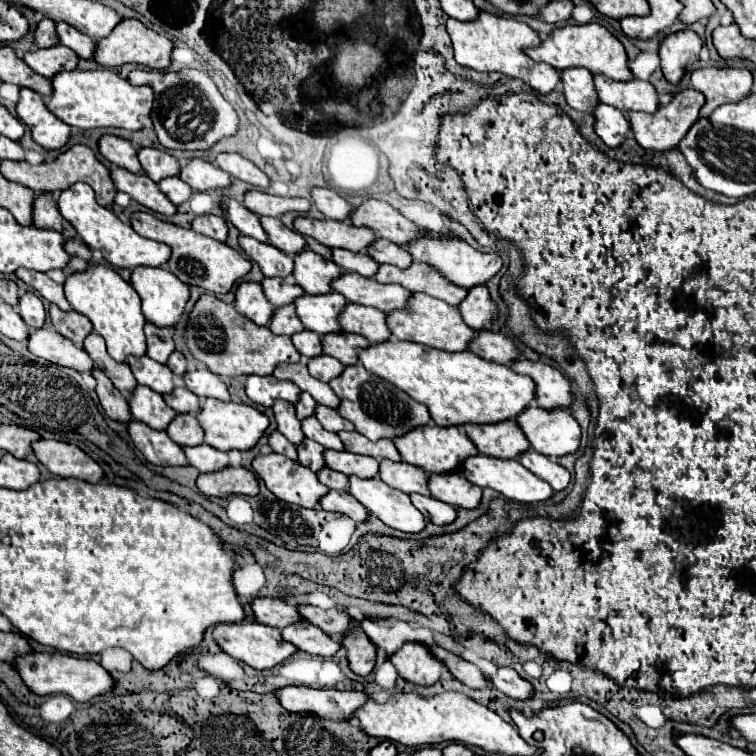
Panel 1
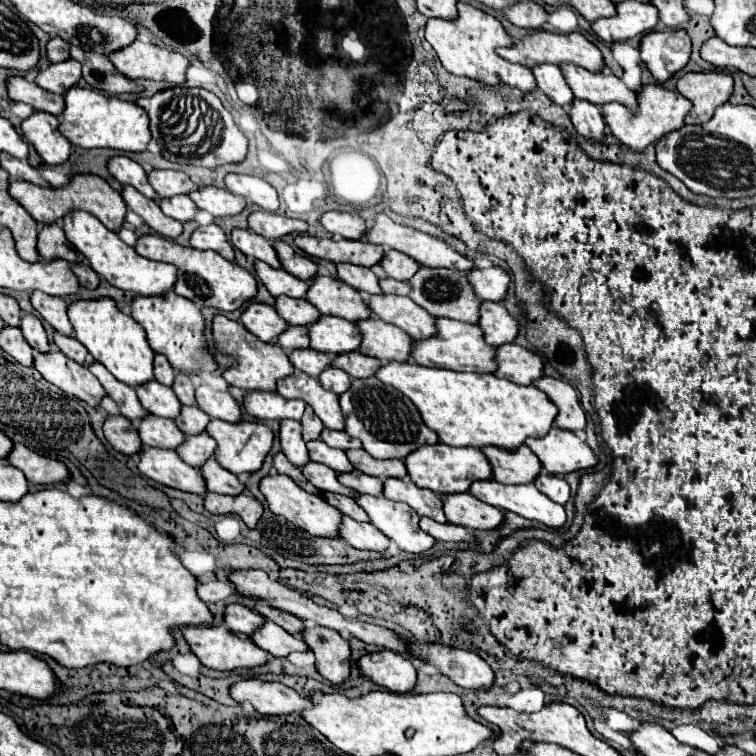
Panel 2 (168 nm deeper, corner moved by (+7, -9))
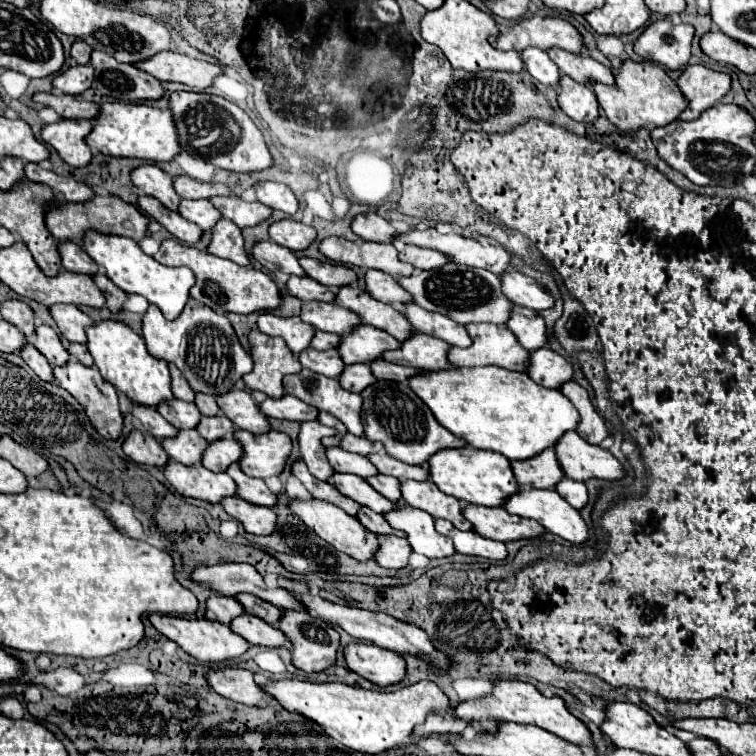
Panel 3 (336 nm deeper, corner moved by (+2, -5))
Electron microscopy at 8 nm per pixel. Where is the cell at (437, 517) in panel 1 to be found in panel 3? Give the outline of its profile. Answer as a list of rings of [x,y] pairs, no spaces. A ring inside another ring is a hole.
[[[435,519],[435,529],[443,535],[449,535],[459,553],[477,555],[477,557],[485,557],[485,559],[493,559],[493,561],[503,561],[507,557],[507,545],[505,543],[485,539],[485,537],[477,535],[475,531],[461,531],[445,519]]]

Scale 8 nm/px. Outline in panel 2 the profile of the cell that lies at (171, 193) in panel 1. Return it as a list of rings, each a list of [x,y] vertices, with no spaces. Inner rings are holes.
[[[176,195],[170,199],[160,199],[158,205],[168,217],[172,217],[180,223],[194,219],[194,213],[196,213],[196,205],[190,201],[188,195]]]

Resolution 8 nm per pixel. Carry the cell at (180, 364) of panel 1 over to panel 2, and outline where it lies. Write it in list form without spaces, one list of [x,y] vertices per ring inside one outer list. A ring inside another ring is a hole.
[[[176,371],[172,389],[174,389],[176,397],[180,399],[180,403],[184,403],[184,405],[196,405],[196,401],[194,401],[194,387],[192,387],[190,379],[184,373]]]

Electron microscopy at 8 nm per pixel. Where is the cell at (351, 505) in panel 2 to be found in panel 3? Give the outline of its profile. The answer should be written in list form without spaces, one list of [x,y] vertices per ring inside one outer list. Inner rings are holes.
[[[361,507],[357,519],[361,521],[363,527],[367,527],[369,531],[373,531],[373,533],[377,533],[377,535],[397,535],[397,537],[405,537],[405,533],[393,529],[393,527],[387,523],[385,515],[379,515],[379,513],[375,513],[375,511],[369,511],[367,507]]]

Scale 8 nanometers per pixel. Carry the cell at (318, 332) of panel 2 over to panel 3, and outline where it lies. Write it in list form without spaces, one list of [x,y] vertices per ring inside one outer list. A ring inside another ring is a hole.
[[[361,325],[357,327],[357,331],[353,331],[353,335],[341,337],[341,347],[337,347],[337,351],[341,353],[347,365],[353,365],[377,361],[383,357],[385,351],[397,347],[401,347],[401,343],[393,339],[389,333],[375,329],[371,325]]]

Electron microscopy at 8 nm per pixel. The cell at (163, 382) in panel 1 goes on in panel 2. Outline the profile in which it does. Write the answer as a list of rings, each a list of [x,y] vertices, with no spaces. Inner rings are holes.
[[[156,379],[136,387],[136,395],[138,395],[140,403],[144,405],[144,409],[158,417],[174,419],[180,413],[180,401],[174,395],[174,391],[162,383],[158,383]]]

